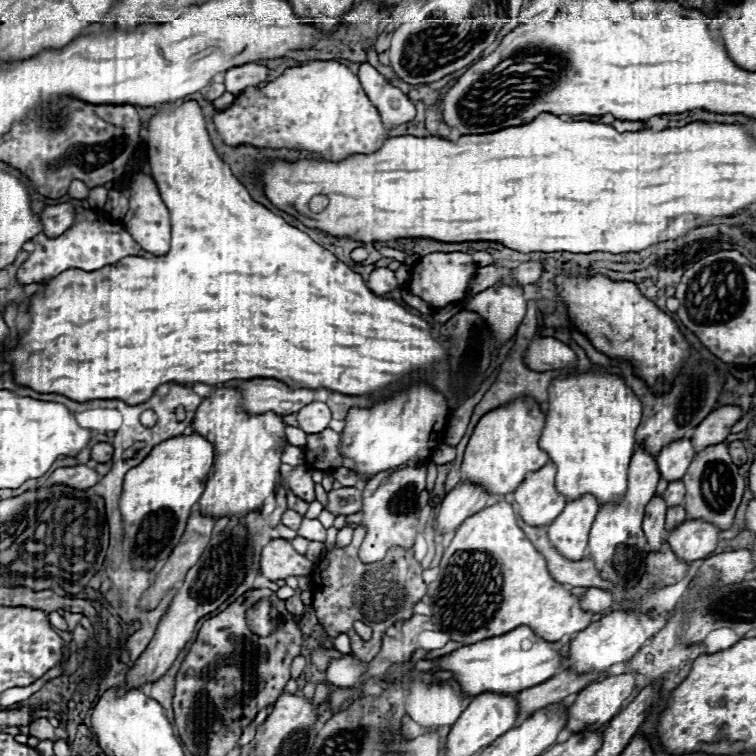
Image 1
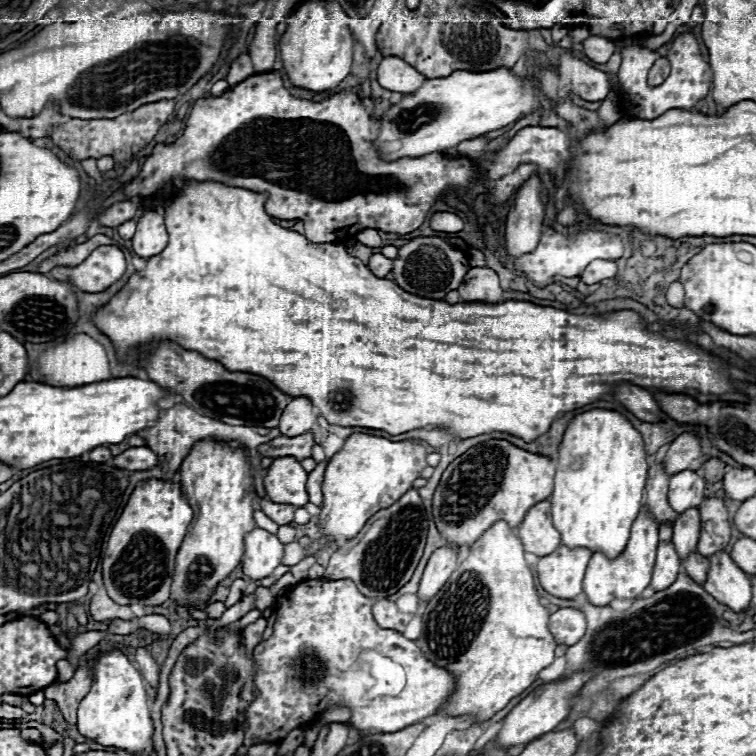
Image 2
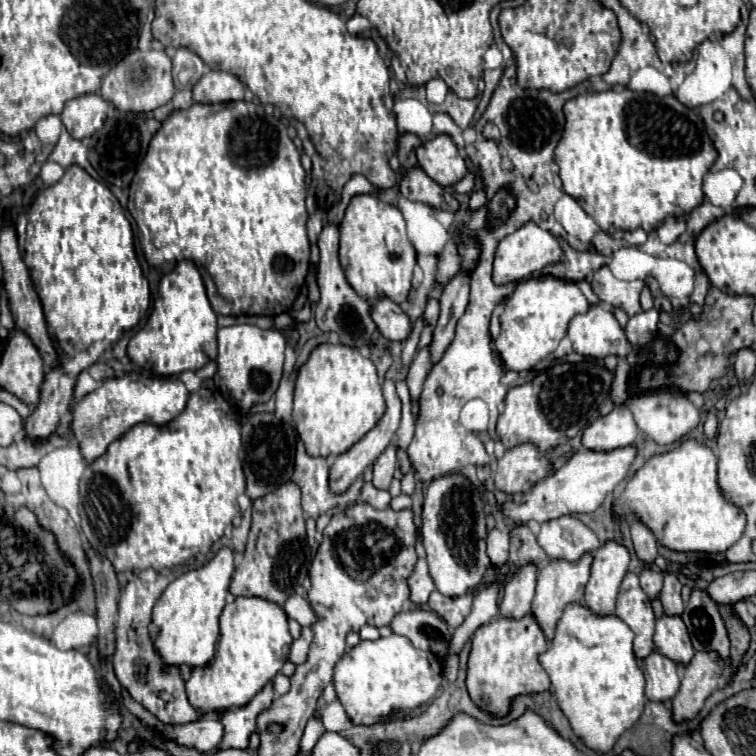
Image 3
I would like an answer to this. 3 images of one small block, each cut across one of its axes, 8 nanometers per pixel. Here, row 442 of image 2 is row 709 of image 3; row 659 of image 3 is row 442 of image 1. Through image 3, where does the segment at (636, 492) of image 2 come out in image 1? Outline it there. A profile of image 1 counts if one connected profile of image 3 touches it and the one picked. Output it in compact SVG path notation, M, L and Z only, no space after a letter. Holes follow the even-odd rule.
M574 372L566 378L554 378L548 388L548 412L540 436L540 446L548 452L550 460L558 466L556 490L566 500L576 500L582 494L592 494L600 504L620 500L626 492L626 472L636 448L634 432L642 418L642 402L626 386L624 378L608 372Z

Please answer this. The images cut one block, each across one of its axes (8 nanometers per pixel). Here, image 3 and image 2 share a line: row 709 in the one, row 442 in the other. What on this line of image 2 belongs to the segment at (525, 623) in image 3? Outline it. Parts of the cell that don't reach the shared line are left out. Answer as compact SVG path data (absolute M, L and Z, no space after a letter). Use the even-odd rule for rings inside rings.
M506 440L480 442L444 470L432 504L436 526L454 546L472 546L498 520L516 528L536 502L552 494L554 472L556 462L548 456L526 452Z

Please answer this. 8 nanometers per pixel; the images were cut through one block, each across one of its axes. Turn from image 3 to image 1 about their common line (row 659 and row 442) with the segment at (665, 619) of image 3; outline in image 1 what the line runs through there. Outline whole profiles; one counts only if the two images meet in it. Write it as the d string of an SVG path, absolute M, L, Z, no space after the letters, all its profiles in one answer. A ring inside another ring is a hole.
M680 438L680 440L672 440L670 444L666 444L658 456L658 468L660 474L672 482L672 480L680 480L688 468L688 464L692 462L692 456L696 454L696 450L692 448L692 442L688 438Z

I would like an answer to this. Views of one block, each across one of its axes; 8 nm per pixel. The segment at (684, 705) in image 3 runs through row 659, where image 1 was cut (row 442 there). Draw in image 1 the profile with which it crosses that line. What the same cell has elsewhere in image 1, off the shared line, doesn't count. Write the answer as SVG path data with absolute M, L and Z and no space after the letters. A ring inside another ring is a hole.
M722 406L722 408L716 408L714 412L710 412L698 424L698 428L692 436L692 444L694 444L696 452L700 452L700 448L724 442L726 436L730 434L730 428L740 418L742 418L742 408L740 406Z

